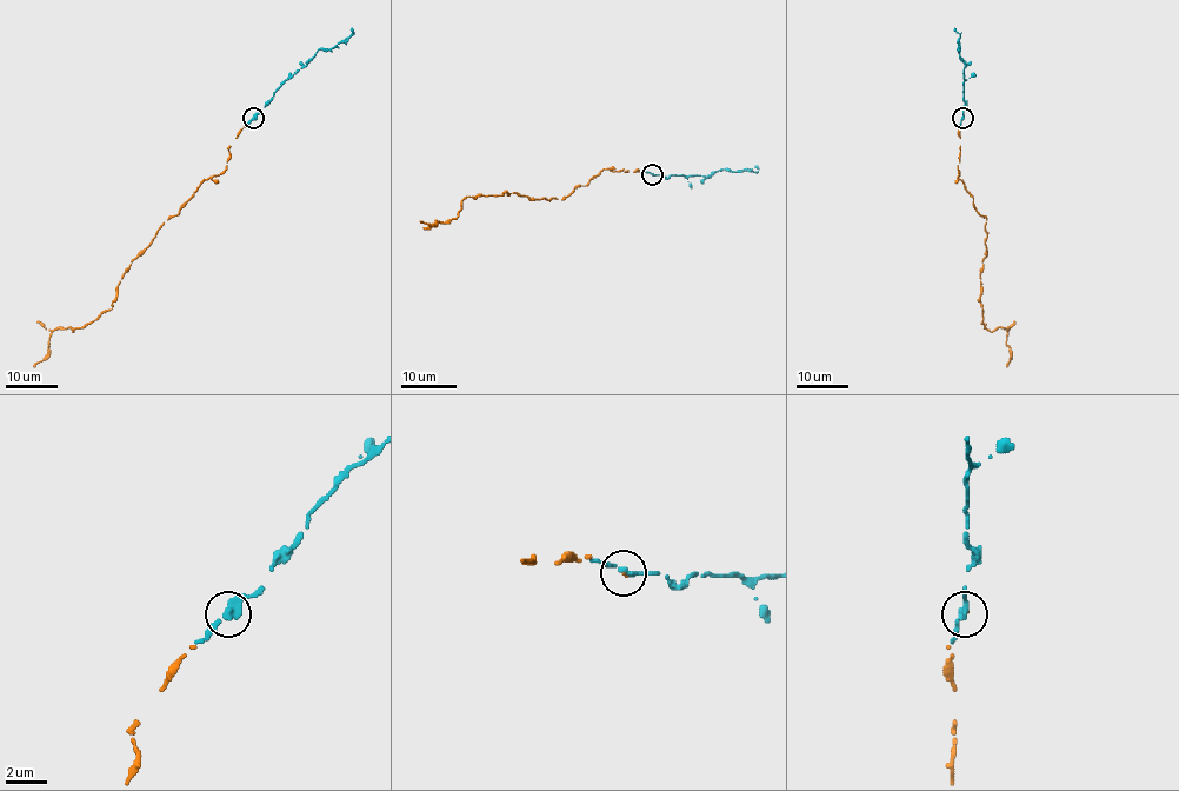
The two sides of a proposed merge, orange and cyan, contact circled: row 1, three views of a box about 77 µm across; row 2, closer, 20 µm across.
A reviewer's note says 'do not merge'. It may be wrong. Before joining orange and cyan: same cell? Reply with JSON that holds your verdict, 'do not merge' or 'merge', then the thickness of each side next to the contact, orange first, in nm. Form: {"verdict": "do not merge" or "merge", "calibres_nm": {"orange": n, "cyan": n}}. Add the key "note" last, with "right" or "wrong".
{"verdict": "merge", "calibres_nm": {"orange": 70, "cyan": 360}, "note": "wrong"}

